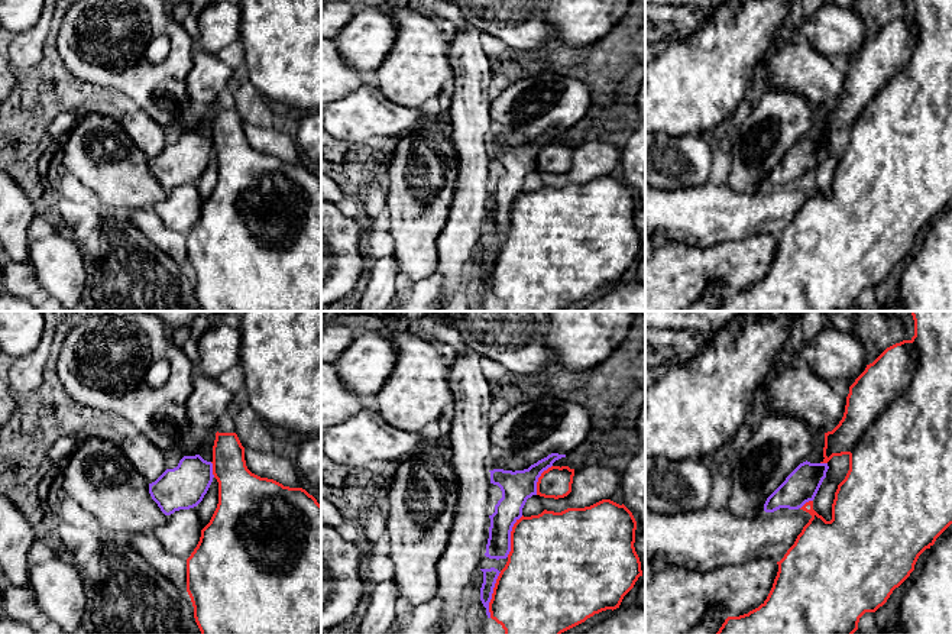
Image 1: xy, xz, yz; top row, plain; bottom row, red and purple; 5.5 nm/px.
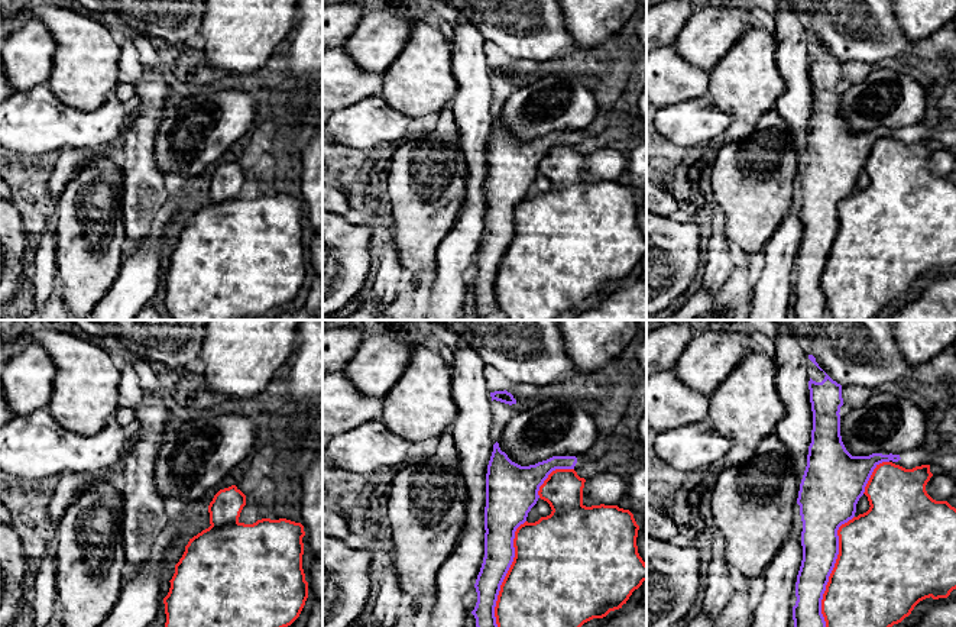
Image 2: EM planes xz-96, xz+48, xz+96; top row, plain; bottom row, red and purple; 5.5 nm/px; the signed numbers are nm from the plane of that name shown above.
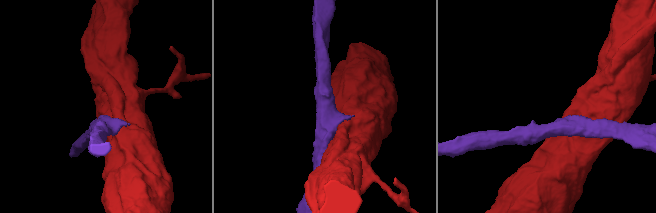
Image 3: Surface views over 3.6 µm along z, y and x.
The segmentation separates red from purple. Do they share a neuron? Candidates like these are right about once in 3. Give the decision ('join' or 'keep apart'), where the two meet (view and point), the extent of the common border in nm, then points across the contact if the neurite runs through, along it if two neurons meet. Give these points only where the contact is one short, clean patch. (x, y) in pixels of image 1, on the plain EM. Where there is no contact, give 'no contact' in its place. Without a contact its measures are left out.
keep apart; contact xz (492, 271); length 260 nm

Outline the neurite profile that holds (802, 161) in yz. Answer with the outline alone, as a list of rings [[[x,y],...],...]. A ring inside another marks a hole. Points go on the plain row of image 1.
[[[800,139],[786,156],[767,174],[765,188],[780,184],[799,185],[806,178],[813,177],[823,155],[826,153],[828,139]]]

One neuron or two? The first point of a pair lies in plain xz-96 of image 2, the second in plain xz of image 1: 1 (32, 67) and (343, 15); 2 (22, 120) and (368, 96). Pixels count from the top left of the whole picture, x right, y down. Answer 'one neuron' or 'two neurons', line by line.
1: two neurons
2: one neuron

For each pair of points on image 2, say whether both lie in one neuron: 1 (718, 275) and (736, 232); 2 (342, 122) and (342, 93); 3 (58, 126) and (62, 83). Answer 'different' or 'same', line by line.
1: different
2: different
3: different

